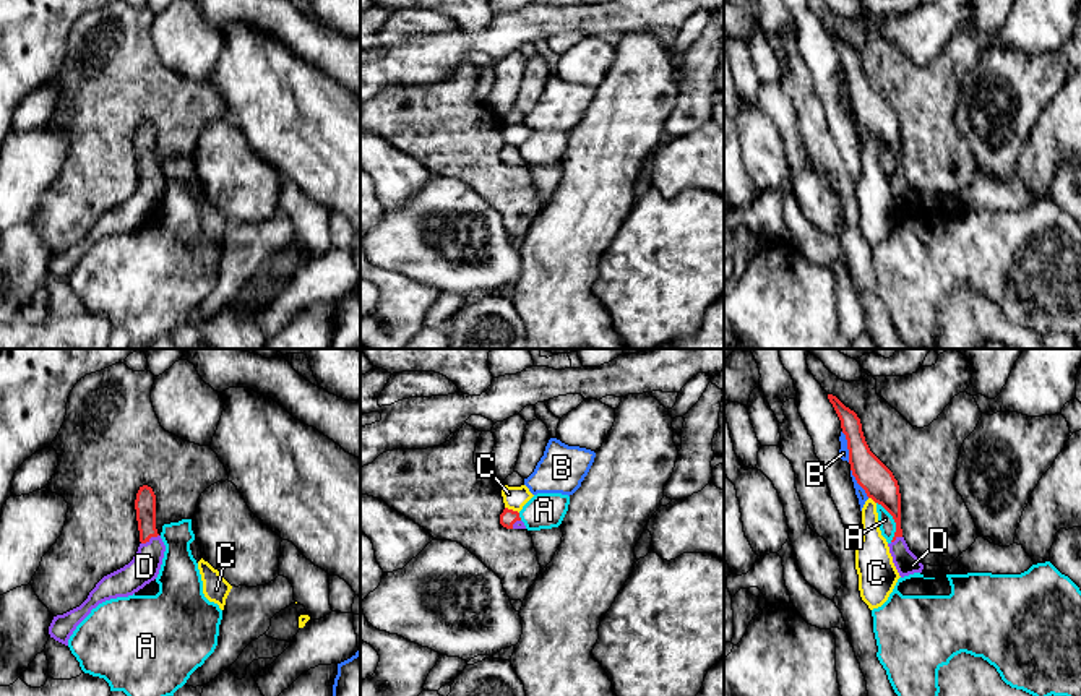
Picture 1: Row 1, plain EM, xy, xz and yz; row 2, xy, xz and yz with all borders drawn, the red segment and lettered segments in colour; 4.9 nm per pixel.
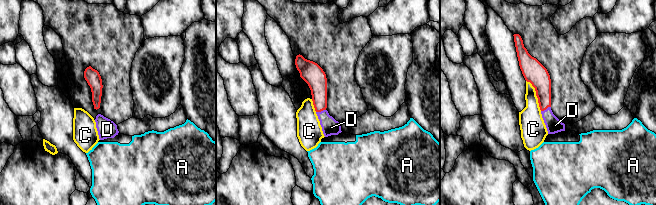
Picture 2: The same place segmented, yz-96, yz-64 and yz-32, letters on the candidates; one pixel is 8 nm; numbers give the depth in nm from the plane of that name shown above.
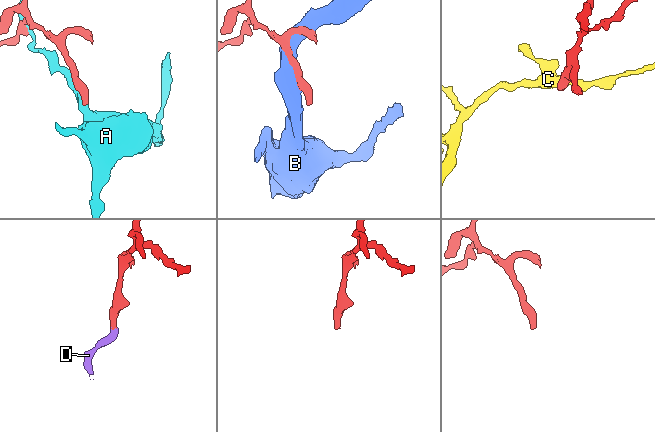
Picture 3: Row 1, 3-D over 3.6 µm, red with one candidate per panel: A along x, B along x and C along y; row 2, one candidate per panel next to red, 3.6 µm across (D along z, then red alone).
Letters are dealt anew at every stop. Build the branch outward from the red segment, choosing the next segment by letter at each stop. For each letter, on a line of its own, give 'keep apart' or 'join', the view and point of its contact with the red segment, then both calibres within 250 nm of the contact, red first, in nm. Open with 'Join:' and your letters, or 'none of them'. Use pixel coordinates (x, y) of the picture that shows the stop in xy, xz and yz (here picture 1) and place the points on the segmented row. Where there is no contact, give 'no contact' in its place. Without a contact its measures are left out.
Join: D
A: keep apart | yz (895, 521) | 160/80 nm
B: keep apart | yz (848, 446) | 160/50 nm
C: keep apart | xz (512, 510) | 80/110 nm
D: join | xy (150, 537) | 110/150 nm

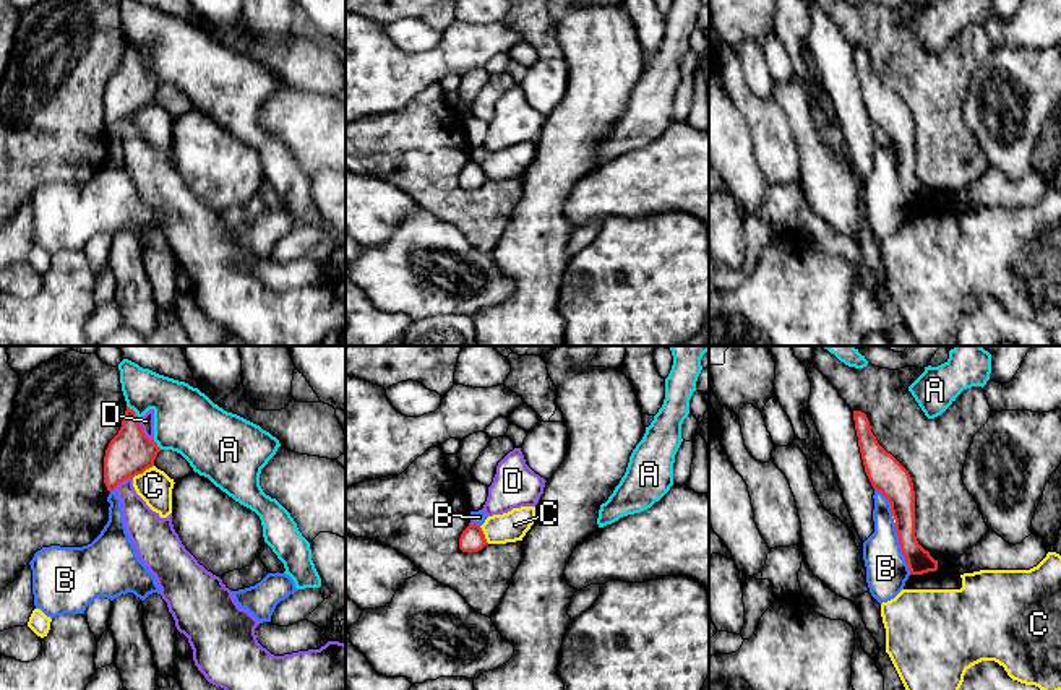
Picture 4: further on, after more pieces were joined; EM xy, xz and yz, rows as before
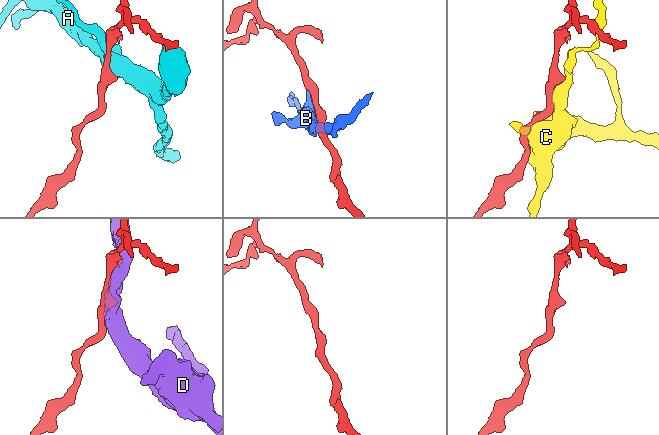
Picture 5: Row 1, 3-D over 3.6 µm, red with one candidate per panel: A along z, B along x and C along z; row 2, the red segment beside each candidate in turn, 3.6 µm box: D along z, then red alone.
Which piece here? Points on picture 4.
Join: none of them
A: keep apart | xy (133, 411) | 220/300 nm
B: keep apart | yz (901, 549) | 130/200 nm
C: keep apart | xy (143, 471) | 220/170 nm
D: keep apart | xy (141, 431) | 220/70 nm

